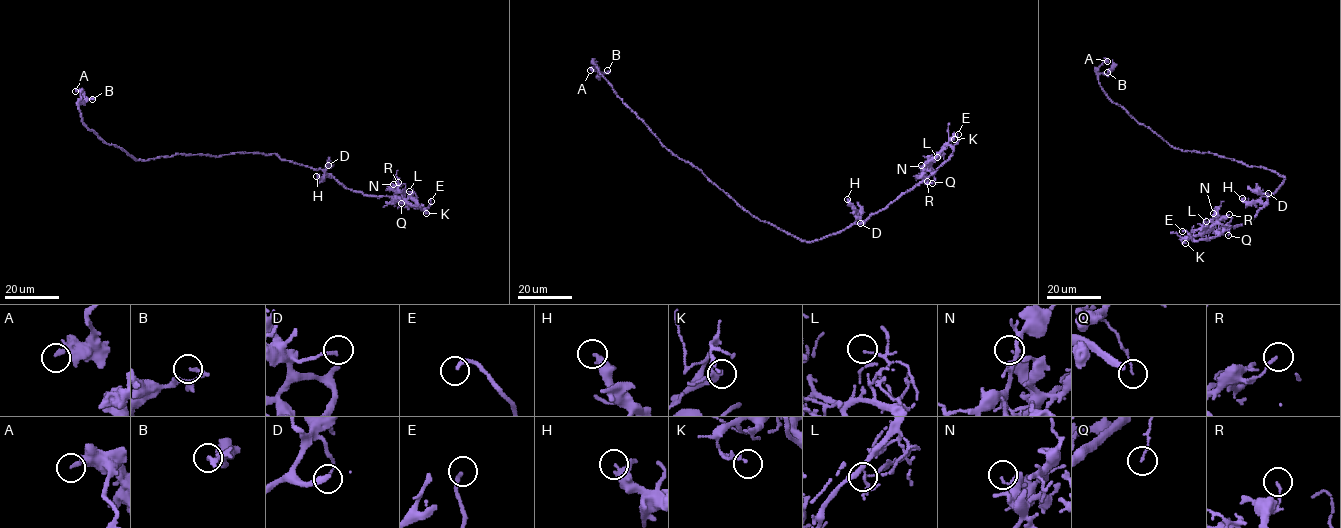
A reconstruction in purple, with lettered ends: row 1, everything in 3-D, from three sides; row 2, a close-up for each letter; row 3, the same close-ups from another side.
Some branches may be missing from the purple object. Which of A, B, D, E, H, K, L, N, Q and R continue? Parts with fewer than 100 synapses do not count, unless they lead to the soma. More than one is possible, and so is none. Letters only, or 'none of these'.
E

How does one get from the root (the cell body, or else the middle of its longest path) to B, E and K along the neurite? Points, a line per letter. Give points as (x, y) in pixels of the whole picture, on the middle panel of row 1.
B: (759, 221), (701, 171), (668, 150), (623, 102), (593, 63), (601, 73), (607, 70)
E: (759, 221), (812, 242), (863, 223), (935, 171), (952, 154), (958, 134)
K: (759, 221), (807, 242), (840, 233), (863, 223), (917, 186), (923, 180), (925, 164), (953, 134), (954, 139)

